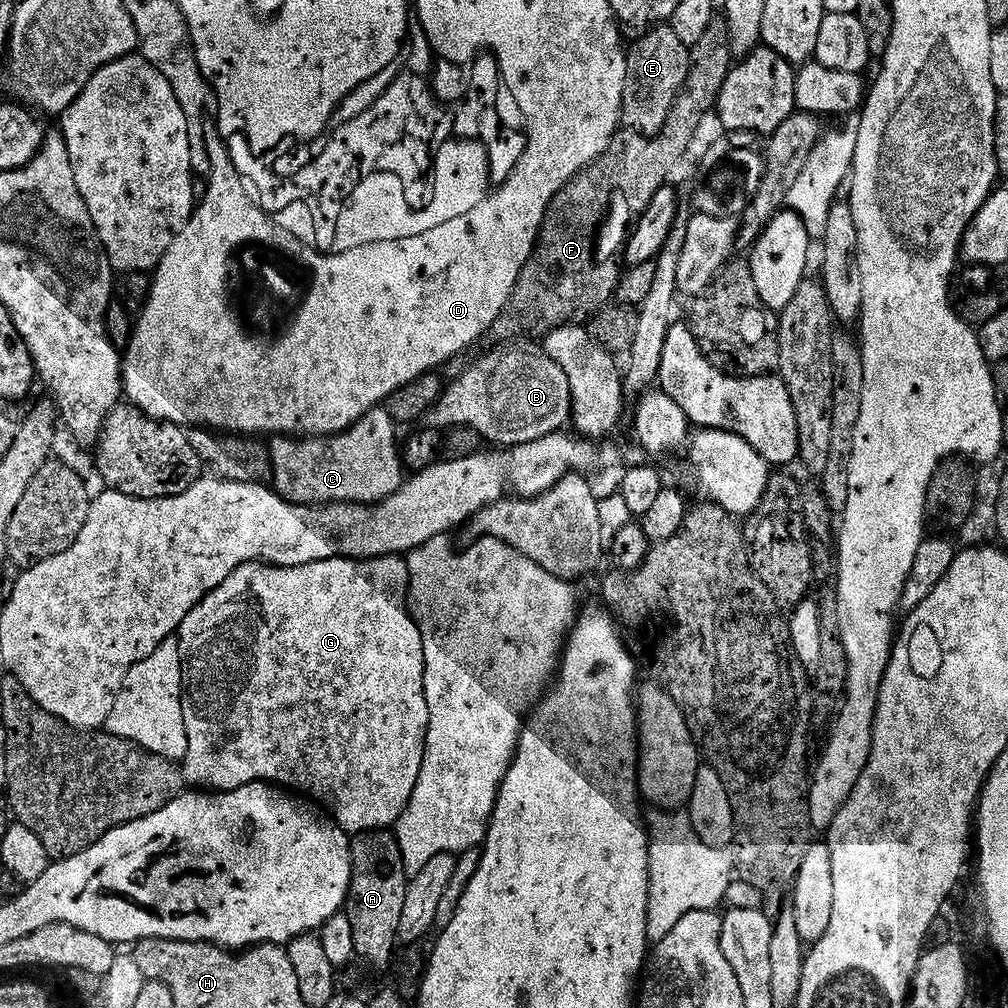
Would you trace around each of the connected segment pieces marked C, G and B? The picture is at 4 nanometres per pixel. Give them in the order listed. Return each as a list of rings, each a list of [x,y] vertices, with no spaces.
[[[387,407],[373,408],[354,427],[334,436],[293,438],[280,434],[271,441],[272,479],[275,491],[295,504],[379,504],[393,496],[406,479],[402,463],[402,448],[396,444],[398,425],[388,413]]]
[[[382,556],[379,560],[323,560],[293,568],[263,562],[243,564],[226,578],[226,582],[222,582],[222,586],[215,588],[201,604],[190,610],[190,614],[186,614],[178,635],[184,662],[184,721],[188,735],[188,752],[182,767],[189,785],[200,790],[232,792],[247,784],[271,782],[311,798],[327,809],[332,819],[349,834],[388,830],[400,821],[422,774],[426,734],[430,726],[430,710],[424,693],[426,654],[420,628],[410,607],[407,559]]]
[[[505,342],[491,351],[489,356],[477,359],[466,374],[445,387],[442,398],[426,417],[431,427],[447,430],[456,426],[474,426],[474,430],[478,430],[487,443],[488,440],[492,443],[489,445],[513,448],[561,431],[564,423],[573,419],[572,387],[566,378],[566,370],[562,370],[562,366],[558,366],[558,362],[550,358],[539,343]]]

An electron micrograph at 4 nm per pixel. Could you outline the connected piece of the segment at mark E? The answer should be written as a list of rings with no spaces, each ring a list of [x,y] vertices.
[[[670,26],[649,28],[639,37],[636,45],[627,49],[628,69],[624,87],[624,108],[620,118],[625,129],[638,132],[642,136],[658,136],[664,131],[670,112],[686,78],[690,74],[694,57],[689,45],[674,34]]]

